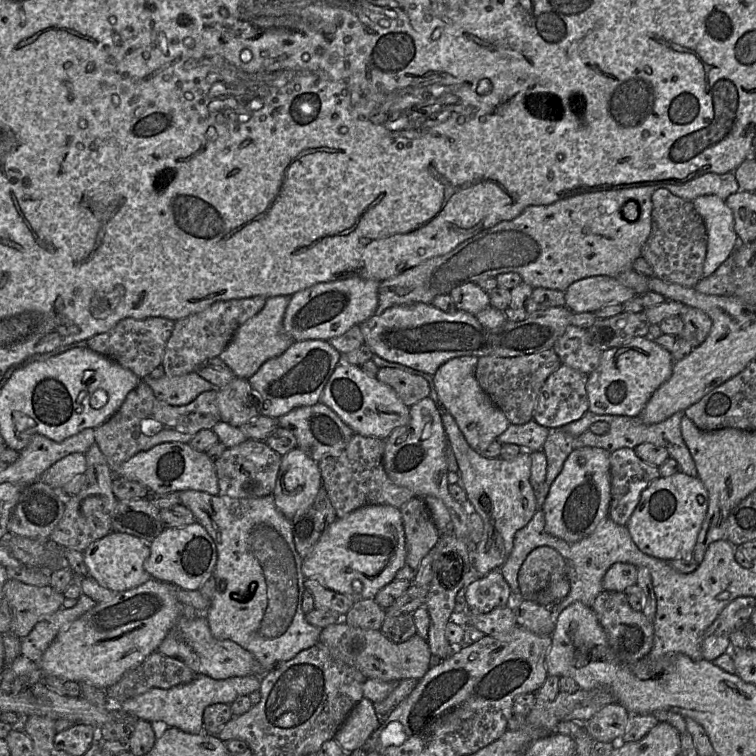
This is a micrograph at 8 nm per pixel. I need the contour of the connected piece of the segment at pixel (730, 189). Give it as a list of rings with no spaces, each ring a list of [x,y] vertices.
[[[734,172],[706,173],[683,184],[664,185],[663,188],[690,202],[702,195],[716,195],[725,201],[729,195],[739,191]]]

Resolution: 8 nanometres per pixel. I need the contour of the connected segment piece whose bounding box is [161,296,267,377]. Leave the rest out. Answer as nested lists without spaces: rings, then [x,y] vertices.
[[[255,296],[217,301],[201,312],[175,321],[161,363],[165,370],[165,376],[175,377],[194,372],[204,362],[219,357],[235,331],[261,311],[266,299],[263,296]]]

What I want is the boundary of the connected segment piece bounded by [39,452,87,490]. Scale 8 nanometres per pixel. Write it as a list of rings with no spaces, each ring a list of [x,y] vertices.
[[[71,453],[49,467],[40,477],[40,481],[54,489],[61,488],[76,475],[84,474],[87,460],[84,453]]]

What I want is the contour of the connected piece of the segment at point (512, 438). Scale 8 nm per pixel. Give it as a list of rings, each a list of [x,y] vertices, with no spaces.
[[[533,419],[525,424],[510,424],[497,441],[503,444],[516,444],[522,450],[535,452],[542,450],[549,434],[549,429],[539,425]]]

